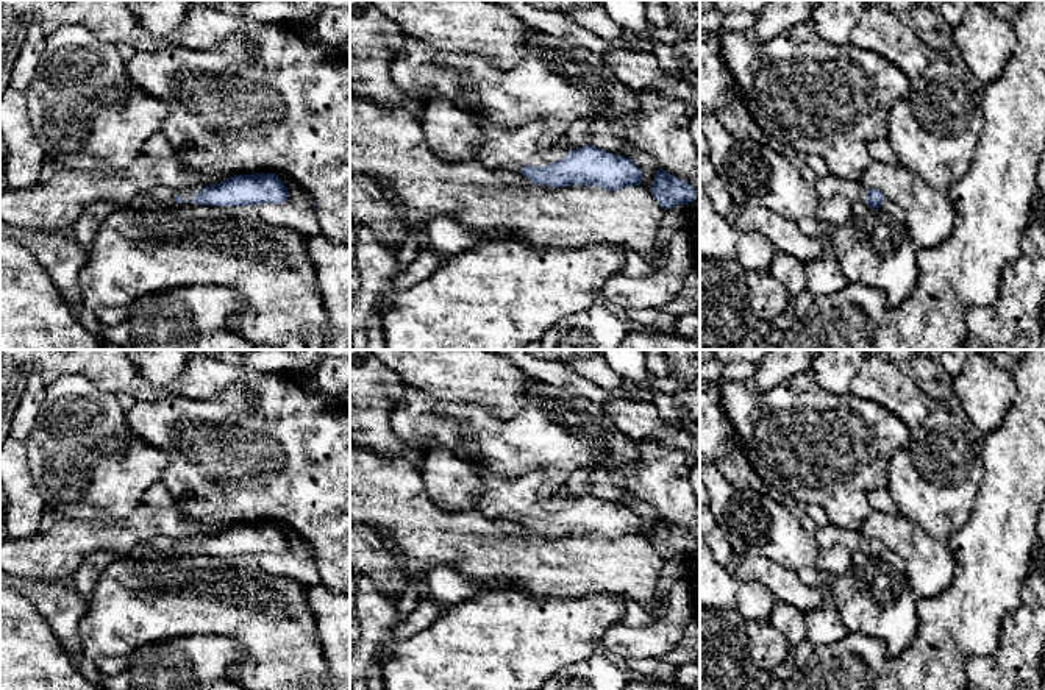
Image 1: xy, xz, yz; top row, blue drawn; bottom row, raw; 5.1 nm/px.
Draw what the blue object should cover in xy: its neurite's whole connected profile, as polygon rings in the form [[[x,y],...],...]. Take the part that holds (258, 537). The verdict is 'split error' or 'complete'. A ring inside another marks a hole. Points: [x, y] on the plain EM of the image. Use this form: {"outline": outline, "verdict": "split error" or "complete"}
{"outline": [[[275,523],[234,525],[214,535],[195,535],[173,540],[159,537],[136,545],[128,557],[142,560],[150,551],[197,553],[205,556],[251,556],[262,553],[281,554],[287,550],[289,539]]], "verdict": "split error"}

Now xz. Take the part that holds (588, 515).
{"outline": [[[469,464],[483,476],[484,492],[476,507],[490,520],[519,520],[531,532],[550,537],[597,535],[619,540],[642,532],[642,520],[625,506],[594,495],[576,500],[542,496],[540,487],[548,476],[547,470],[506,478],[489,465]]], "verdict": "split error"}

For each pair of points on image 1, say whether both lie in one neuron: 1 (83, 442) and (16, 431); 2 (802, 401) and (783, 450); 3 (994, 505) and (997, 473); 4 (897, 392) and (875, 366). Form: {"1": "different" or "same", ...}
{"1": "different", "2": "same", "3": "same", "4": "same"}

